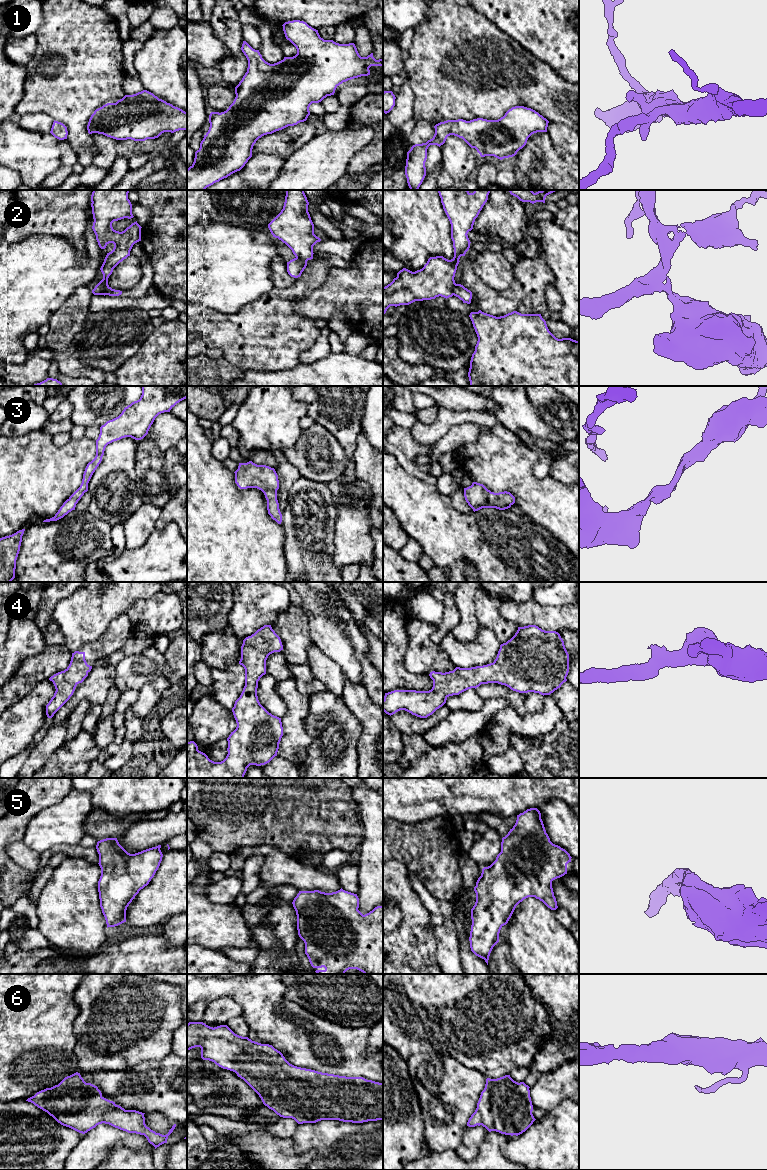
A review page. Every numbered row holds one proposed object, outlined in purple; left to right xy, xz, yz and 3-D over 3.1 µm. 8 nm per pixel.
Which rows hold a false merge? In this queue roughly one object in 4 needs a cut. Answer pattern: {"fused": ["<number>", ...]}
{"fused": ["2"]}

